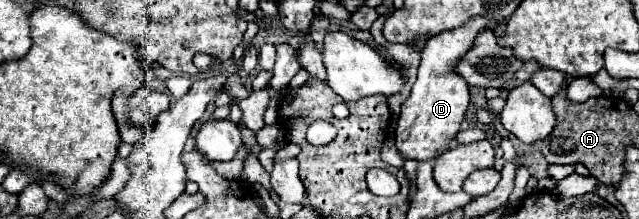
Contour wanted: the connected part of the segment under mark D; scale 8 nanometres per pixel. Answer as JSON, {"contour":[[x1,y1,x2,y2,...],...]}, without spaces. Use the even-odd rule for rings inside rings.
{"contour":[[472,18,472,22,466,22,456,30,440,32,426,42,426,48,422,50,418,78,412,86,410,98,402,104,396,126,396,148,404,160,426,162,450,150,450,142,460,132,460,124,470,102,468,84,464,82,464,78,456,76,454,66,468,52,478,30,484,30,486,24,488,22,484,22,484,18]]}

